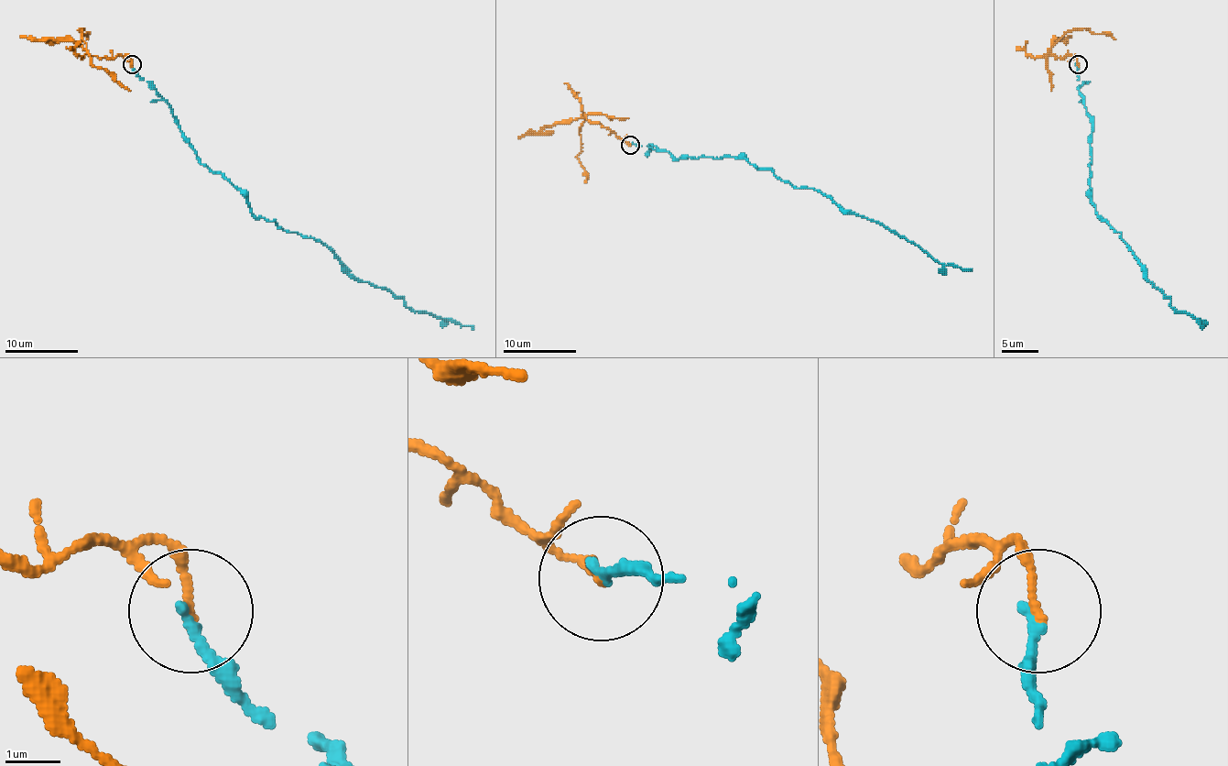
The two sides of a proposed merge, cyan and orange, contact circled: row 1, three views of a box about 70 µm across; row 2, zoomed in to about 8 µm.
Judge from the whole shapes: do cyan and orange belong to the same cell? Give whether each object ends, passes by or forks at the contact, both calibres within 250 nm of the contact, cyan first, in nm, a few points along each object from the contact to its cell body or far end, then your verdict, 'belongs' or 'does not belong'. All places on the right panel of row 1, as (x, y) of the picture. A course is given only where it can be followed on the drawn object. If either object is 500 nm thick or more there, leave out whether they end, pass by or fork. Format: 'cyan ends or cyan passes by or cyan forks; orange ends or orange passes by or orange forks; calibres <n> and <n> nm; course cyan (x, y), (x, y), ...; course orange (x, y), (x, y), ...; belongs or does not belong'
cyan ends; orange ends; calibres 190 and 150 nm; course cyan (1077, 65), (1079, 94), (1092, 120), (1090, 191), (1095, 212), (1121, 234), (1172, 307), (1198, 318), (1201, 329); course orange (1079, 65), (1075, 56), (1057, 58), (1051, 49), (1066, 34), (1084, 28), (1115, 39); does not belong

